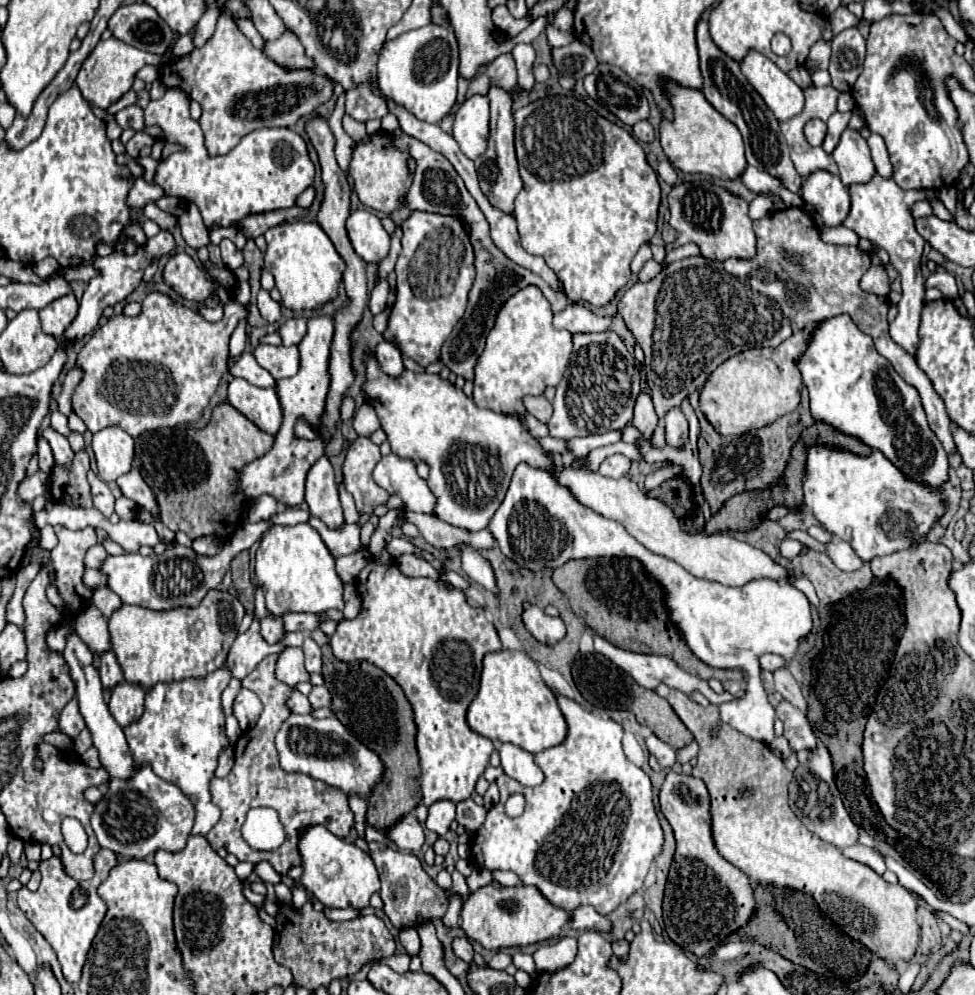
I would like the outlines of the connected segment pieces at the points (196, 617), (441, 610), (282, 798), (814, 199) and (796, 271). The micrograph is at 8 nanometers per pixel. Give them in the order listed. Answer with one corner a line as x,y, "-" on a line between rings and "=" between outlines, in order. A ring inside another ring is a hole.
209,591
197,609
149,611
137,605
123,605
111,615
109,633
125,681
151,689
151,685
157,683
205,677
207,673
221,669
233,641
237,639
243,613
245,609
239,599
227,591
=
371,561
357,575
357,591
363,599
363,613
353,621
341,621
331,637
333,655
339,661
369,661
391,675
405,691
413,705
417,727
417,751
421,759
421,791
423,803
429,807
435,801
447,799
453,803
465,801
475,791
479,775
483,775
493,753
493,743
475,733
467,725
467,707
477,697
483,657
501,651
501,641
495,627
485,619
483,609
467,605
459,589
445,589
441,583
425,577
405,577
397,565
379,565
=
277,655
265,657
255,671
251,671
241,683
249,691
253,691
263,701
263,713
257,721
257,725
249,731
245,731
237,743
235,743
235,765
231,773
225,779
213,779
211,781
211,795
213,803
221,809
219,823
205,835
209,845
217,851
225,847
229,853
233,853
239,861
267,861
271,863
281,875
287,875
291,867
301,865
299,861
299,833
311,825
323,825
333,835
345,839
353,827
353,811
349,809
347,797
343,791
333,789
309,775
291,775
285,773
279,767
279,757
275,749
275,735
281,729
283,721
289,717
291,709
287,707
287,699
293,693
295,687
283,685
275,677
275,663
-
253,807
271,807
283,817
283,827
287,831
285,843
275,851
255,851
251,849
243,837
241,837
241,825
245,821
245,815
=
815,171
803,183
803,201
809,203
823,219
827,227
839,227
849,209
849,191
837,175
827,171
=
803,209
775,211
757,219
753,231
757,235
755,259
729,259
719,263
705,257
687,257
663,267
649,283
633,285
619,301
619,315
645,353
651,399
659,415
651,445
665,447
663,415
667,409
679,407
687,395
699,391
725,359
755,347
777,347
807,323
813,325
827,317
847,313
873,339
875,349
893,369
919,391
933,433
947,453
955,451
951,419
943,399
935,393
915,357
889,337
887,299
865,293
859,287
861,277
871,265
869,255
857,247
823,243
813,217

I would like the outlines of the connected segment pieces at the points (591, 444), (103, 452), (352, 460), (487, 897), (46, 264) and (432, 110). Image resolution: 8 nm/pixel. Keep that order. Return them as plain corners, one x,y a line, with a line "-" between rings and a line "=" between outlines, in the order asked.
611,431
611,433
603,433
603,435
587,435
587,437
579,437
579,439
571,439
569,445
571,445
575,455
583,457
591,449
601,447
601,445
609,445
613,441
619,441
619,439
621,439
621,431
=
107,427
93,435
93,451
99,477
109,483
133,467
135,441
123,429
=
359,437
345,453
345,489
353,495
359,515
371,515
377,505
383,505
389,499
389,493
381,489
371,477
379,459
379,445
375,445
369,437
=
497,881
481,887
471,893
467,903
461,909
461,929
465,935
485,949
507,949
507,947
523,947
533,945
545,939
559,937
561,929
569,925
571,913
551,905
535,885
515,885
503,887
=
47,257
47,259
43,259
41,263
35,265
35,273
39,277
49,277
49,275
53,275
57,271
59,271
59,263
53,257
=
429,23
421,29
407,31
389,43
385,43
379,63
377,77
379,89
393,99
397,105
403,105
417,119
427,123
439,123
457,99
457,79
459,79
459,49
455,33
437,23

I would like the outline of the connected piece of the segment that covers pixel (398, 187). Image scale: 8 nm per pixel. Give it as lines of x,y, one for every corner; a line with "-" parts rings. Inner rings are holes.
373,133
369,135
367,143
357,145
353,151
353,159
351,159
351,175
355,179
355,193
359,195
361,203
385,215
389,215
395,209
401,209
403,203
399,201
399,197
405,195
407,189
411,187
407,159
409,155
397,151
387,133

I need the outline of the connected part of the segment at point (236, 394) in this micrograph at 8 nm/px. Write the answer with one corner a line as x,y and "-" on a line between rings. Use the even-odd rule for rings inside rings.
243,379
229,385
229,403
261,431
275,435
283,421
283,411
275,389
259,389

